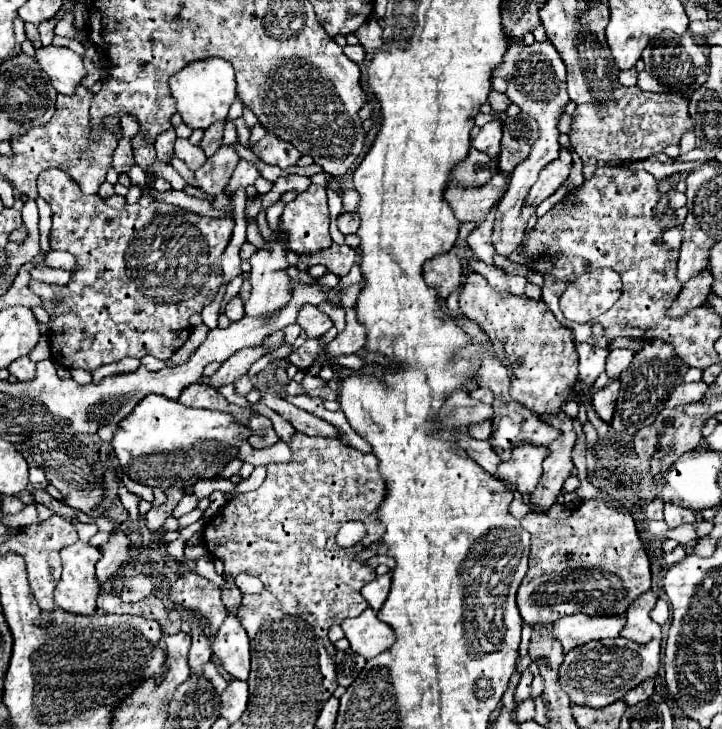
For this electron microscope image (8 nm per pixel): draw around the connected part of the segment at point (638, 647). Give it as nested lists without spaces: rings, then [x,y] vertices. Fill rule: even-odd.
[[[621,636],[615,640],[595,640],[591,644],[583,644],[583,648],[573,648],[565,654],[565,662],[559,670],[559,684],[575,704],[583,704],[589,708],[603,708],[621,700],[631,688],[639,686],[647,678],[655,678],[661,662],[661,642],[651,640],[649,644],[637,644],[631,640],[623,640]]]

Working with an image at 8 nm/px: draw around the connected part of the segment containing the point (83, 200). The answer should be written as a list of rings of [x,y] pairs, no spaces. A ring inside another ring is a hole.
[[[47,168],[41,172],[39,198],[43,198],[53,210],[51,250],[65,250],[75,256],[75,270],[67,286],[63,286],[63,300],[55,304],[47,314],[51,316],[51,358],[63,368],[83,368],[93,372],[95,368],[121,358],[143,358],[147,354],[167,360],[177,352],[191,334],[189,316],[199,314],[213,302],[223,276],[221,254],[227,248],[233,232],[233,220],[207,218],[187,212],[179,206],[153,202],[147,208],[139,204],[123,206],[121,210],[109,208],[97,194],[87,196],[63,170]],[[141,252],[163,252],[163,258],[155,266],[141,268]]]

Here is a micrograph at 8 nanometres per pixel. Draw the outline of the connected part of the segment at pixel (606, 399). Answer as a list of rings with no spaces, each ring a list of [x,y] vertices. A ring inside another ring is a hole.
[[[609,382],[603,390],[593,394],[593,408],[597,410],[597,414],[605,420],[611,422],[613,418],[613,410],[615,410],[615,402],[619,396],[619,382]]]

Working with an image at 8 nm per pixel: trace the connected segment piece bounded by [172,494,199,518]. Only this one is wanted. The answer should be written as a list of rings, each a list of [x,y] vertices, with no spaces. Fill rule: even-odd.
[[[185,494],[173,511],[172,515],[175,518],[180,518],[181,516],[194,510],[197,507],[198,502],[199,500],[195,495]]]

